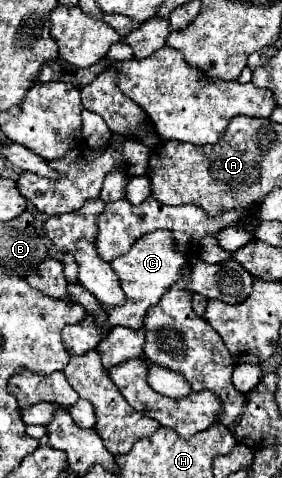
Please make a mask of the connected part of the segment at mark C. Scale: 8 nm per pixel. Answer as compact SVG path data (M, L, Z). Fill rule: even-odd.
M160 230L160 232L152 232L152 234L146 234L140 240L136 240L134 246L130 248L130 252L112 260L110 266L120 278L120 286L126 294L126 300L122 306L104 306L102 304L104 312L108 314L102 328L110 330L114 326L126 326L132 330L140 330L148 308L152 304L156 304L156 300L160 300L160 296L164 296L164 292L168 292L168 286L182 276L182 268L186 266L186 258L184 258L184 254L180 254L174 248L172 232Z

